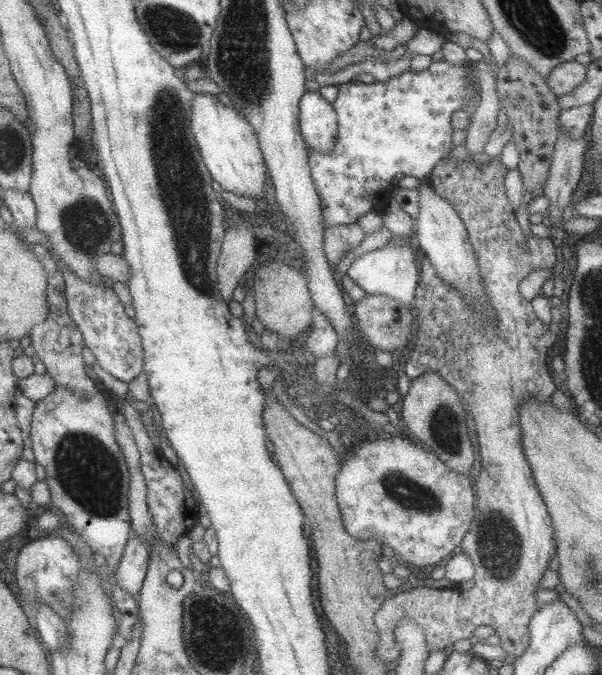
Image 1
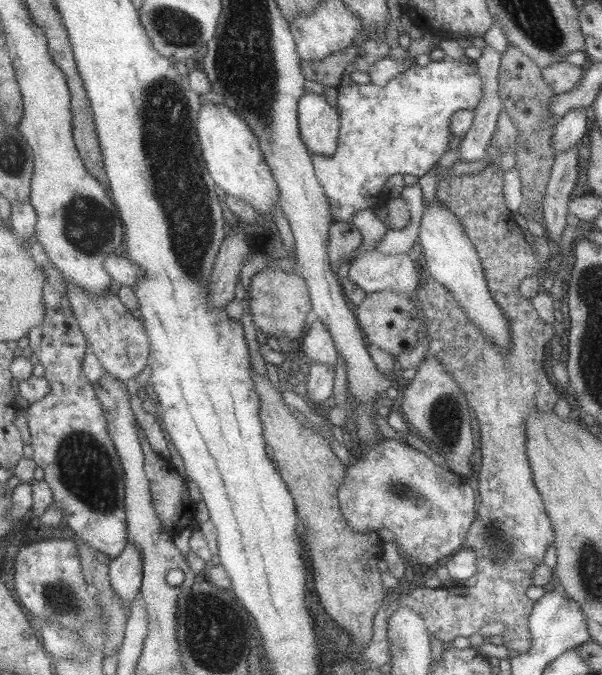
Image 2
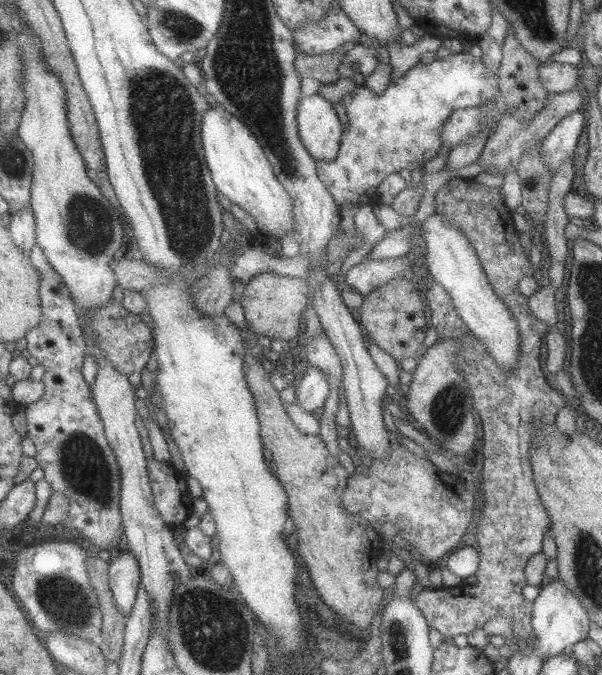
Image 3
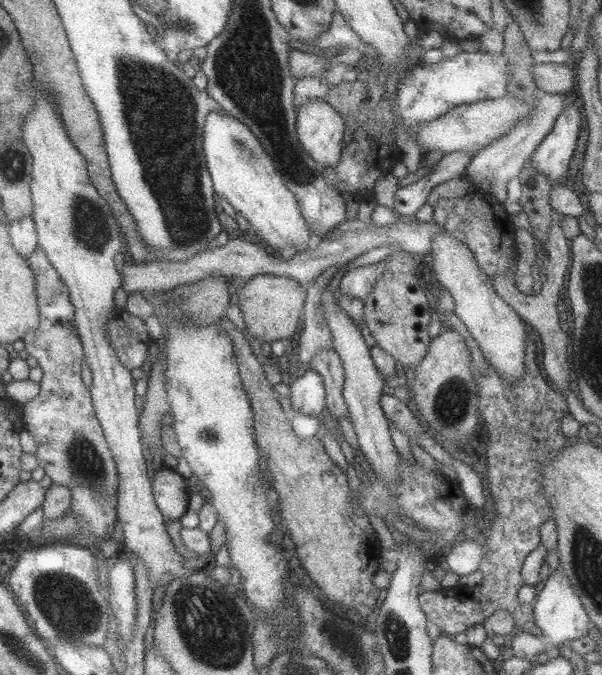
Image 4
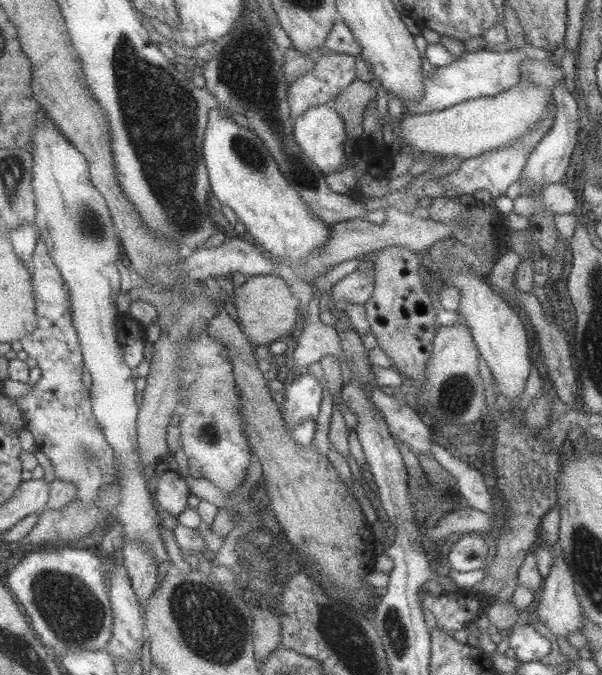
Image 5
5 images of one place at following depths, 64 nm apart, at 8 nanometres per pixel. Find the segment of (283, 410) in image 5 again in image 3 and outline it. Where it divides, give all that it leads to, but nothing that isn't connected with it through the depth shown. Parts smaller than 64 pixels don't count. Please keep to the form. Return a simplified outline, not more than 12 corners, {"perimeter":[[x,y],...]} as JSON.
{"perimeter":[[308,367],[295,383],[296,404],[318,415],[329,394],[325,375]]}

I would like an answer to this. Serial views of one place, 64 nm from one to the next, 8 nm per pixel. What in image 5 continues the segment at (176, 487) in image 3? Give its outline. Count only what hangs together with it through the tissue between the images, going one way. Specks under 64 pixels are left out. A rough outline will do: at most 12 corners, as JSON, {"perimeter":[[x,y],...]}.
{"perimeter":[[179,473],[157,478],[155,500],[176,517],[188,506],[189,488]]}

